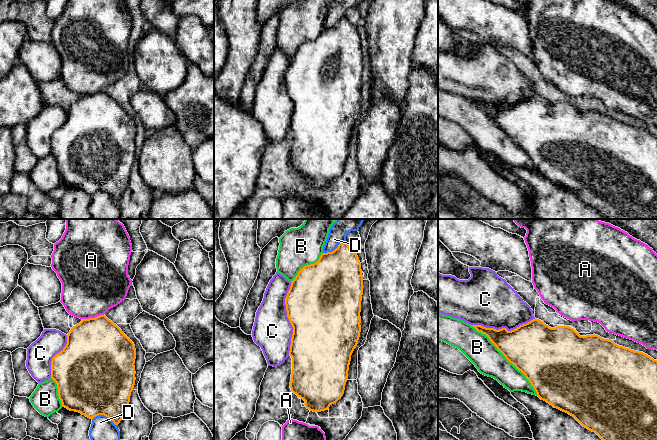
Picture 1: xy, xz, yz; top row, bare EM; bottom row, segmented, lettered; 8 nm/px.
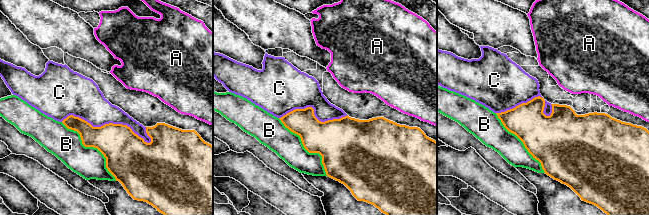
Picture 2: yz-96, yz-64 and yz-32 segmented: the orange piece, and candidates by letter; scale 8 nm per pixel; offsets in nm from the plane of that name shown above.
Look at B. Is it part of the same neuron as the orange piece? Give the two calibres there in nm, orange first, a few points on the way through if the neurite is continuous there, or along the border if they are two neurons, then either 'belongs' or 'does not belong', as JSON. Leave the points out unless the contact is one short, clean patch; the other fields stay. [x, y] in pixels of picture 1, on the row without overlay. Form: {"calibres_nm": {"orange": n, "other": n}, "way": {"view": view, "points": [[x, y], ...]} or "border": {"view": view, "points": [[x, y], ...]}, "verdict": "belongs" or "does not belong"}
{"calibres_nm": {"orange": 420, "other": 240}, "verdict": "does not belong"}

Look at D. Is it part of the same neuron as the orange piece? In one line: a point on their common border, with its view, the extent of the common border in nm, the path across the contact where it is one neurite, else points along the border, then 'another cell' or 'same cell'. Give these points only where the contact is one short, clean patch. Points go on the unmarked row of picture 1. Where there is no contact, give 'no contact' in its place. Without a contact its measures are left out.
meets orange in xy at (105, 191); contact 220 nm long; another cell

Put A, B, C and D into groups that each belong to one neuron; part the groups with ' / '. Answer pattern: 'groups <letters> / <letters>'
groups A / B / C / D

